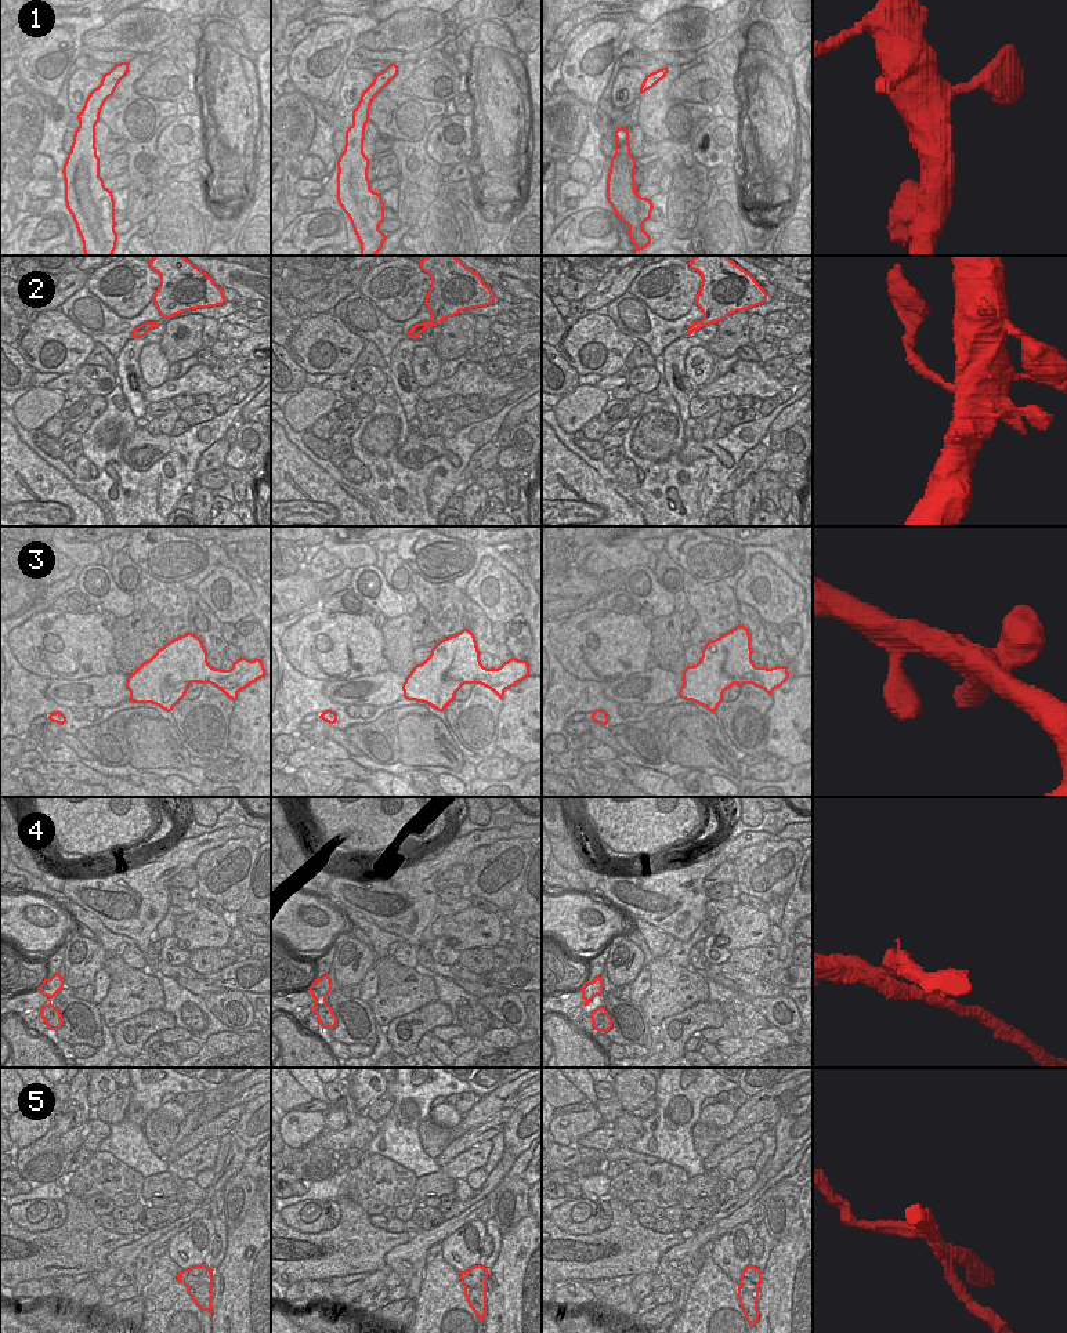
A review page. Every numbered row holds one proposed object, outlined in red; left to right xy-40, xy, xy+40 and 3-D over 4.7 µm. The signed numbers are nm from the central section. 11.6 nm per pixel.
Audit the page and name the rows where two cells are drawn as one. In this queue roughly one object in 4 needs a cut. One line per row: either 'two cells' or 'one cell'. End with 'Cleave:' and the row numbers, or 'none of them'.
1: one cell
2: one cell
3: one cell
4: two cells
5: two cells
Cleave: 4, 5

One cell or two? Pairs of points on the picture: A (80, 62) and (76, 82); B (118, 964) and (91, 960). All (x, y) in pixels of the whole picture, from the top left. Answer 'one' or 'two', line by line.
A: two
B: two

